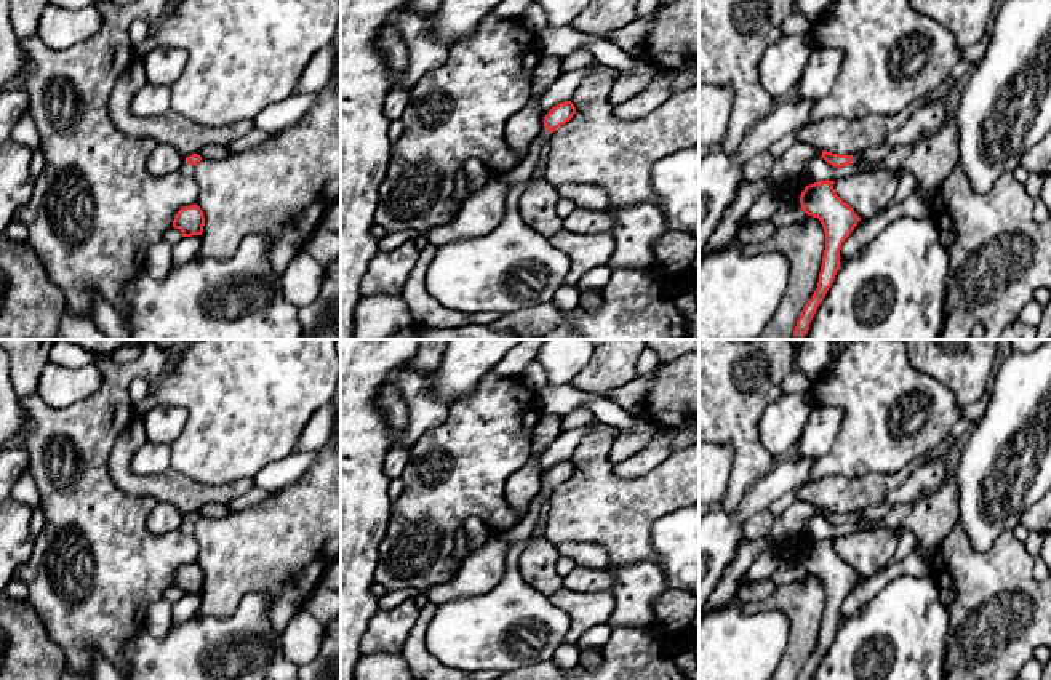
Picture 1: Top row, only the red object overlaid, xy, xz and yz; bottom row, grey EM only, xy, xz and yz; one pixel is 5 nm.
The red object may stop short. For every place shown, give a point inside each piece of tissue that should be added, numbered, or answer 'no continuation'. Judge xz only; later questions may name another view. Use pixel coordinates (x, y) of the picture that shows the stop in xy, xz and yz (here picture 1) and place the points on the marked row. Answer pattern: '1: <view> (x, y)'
1: xz (482, 212)

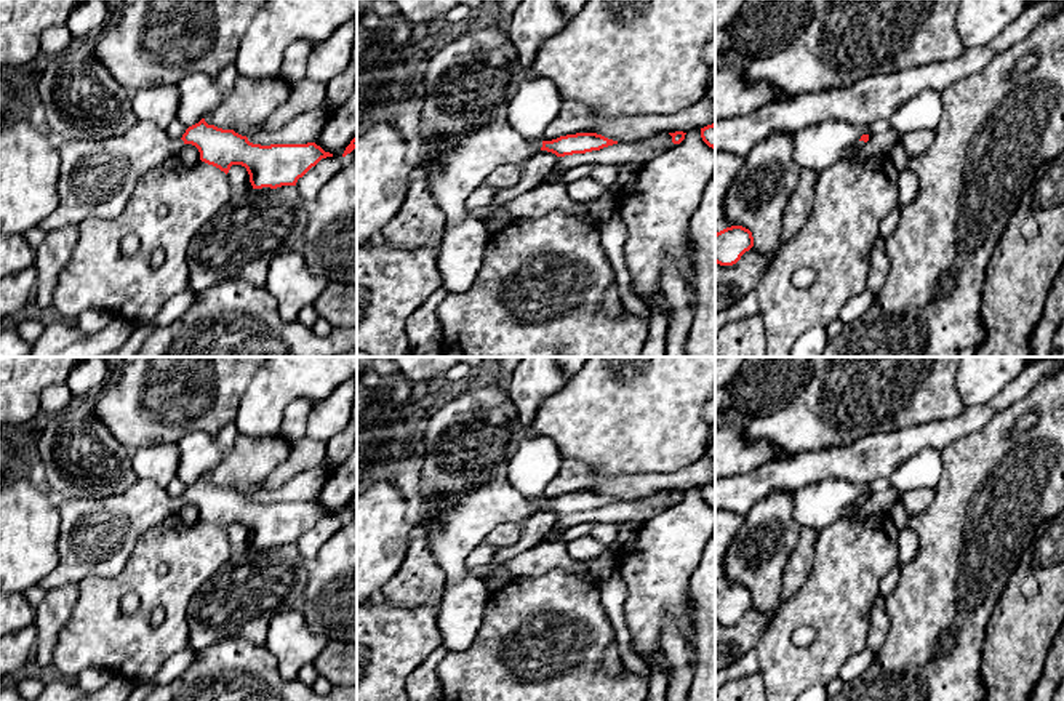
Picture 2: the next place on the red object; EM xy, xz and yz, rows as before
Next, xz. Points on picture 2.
1: xz (453, 170)

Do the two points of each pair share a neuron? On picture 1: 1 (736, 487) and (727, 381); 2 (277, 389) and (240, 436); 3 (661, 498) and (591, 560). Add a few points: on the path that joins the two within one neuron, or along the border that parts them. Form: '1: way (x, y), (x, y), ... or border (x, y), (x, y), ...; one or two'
1: way (743, 461), (743, 436), (727, 407); one
2: way (266, 400), (245, 424); one
3: border (567, 540), (599, 543), (607, 551), (610, 564); two

